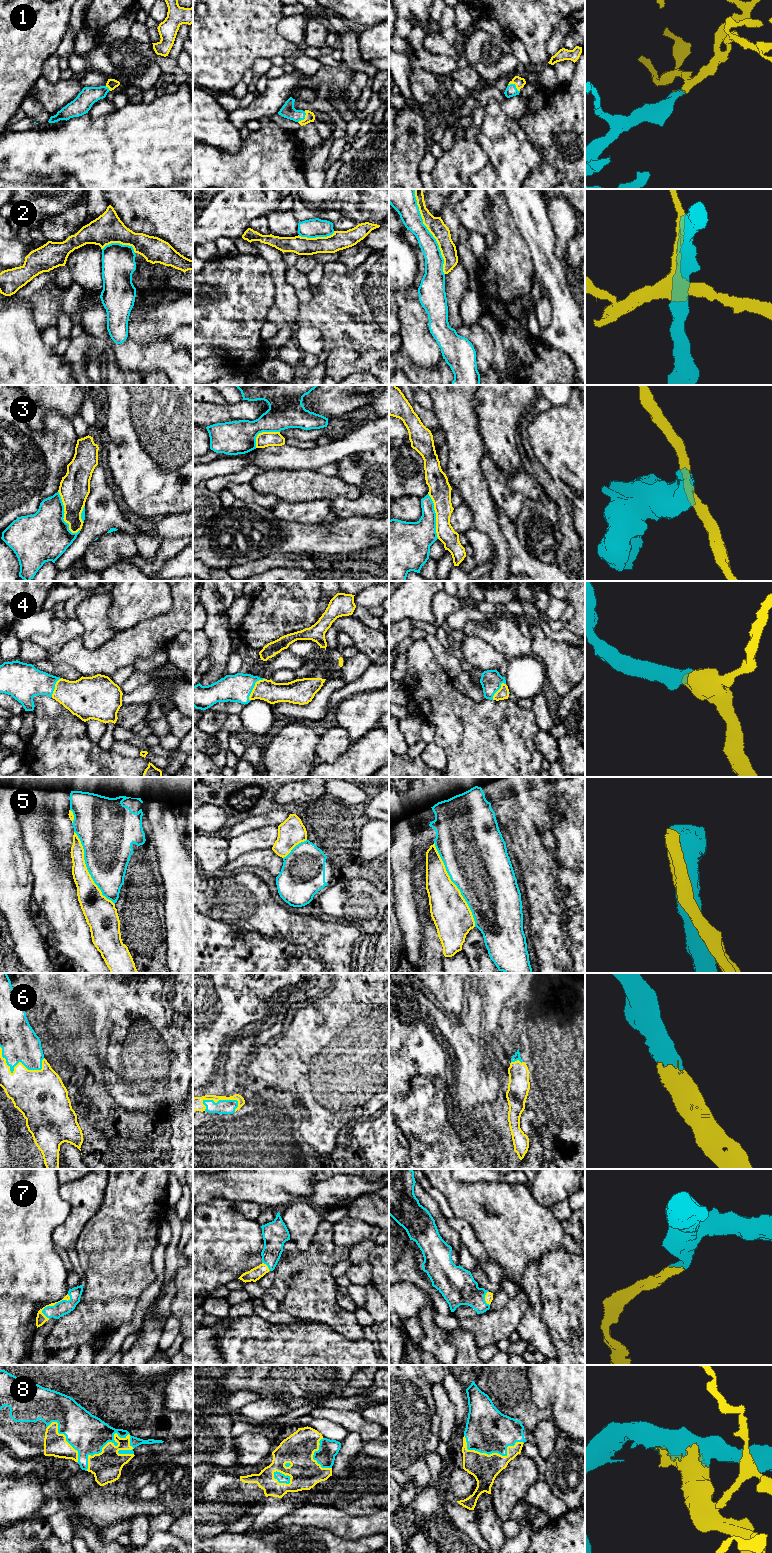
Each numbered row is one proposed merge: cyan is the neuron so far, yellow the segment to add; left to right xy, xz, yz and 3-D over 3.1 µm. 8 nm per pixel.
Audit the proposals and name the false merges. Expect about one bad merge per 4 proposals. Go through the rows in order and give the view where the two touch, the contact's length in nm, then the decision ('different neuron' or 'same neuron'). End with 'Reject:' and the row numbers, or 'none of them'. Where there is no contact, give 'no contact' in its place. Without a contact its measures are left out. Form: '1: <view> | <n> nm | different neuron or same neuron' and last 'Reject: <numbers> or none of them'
1: yz | 110 nm | same neuron
2: yz | 750 nm | different neuron
3: xy | 380 nm | different neuron
4: xz | 220 nm | same neuron
5: yz | 750 nm | different neuron
6: xy | 380 nm | same neuron
7: xy | 280 nm | same neuron
8: xy | 460 nm | same neuron
Reject: 2, 3, 5

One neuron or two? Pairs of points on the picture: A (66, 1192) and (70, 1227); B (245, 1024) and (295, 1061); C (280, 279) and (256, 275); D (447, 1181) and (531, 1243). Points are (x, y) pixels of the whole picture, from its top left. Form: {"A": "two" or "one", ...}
{"A": "one", "B": "two", "C": "two", "D": "one"}

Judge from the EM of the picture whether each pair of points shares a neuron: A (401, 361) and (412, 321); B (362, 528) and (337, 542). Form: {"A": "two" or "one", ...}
{"A": "two", "B": "one"}

